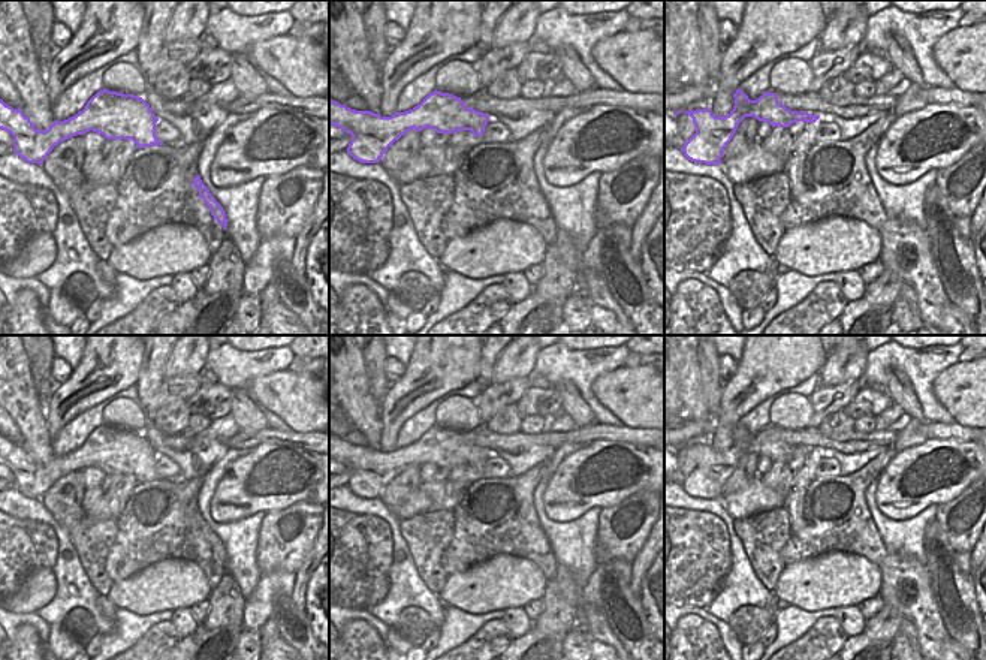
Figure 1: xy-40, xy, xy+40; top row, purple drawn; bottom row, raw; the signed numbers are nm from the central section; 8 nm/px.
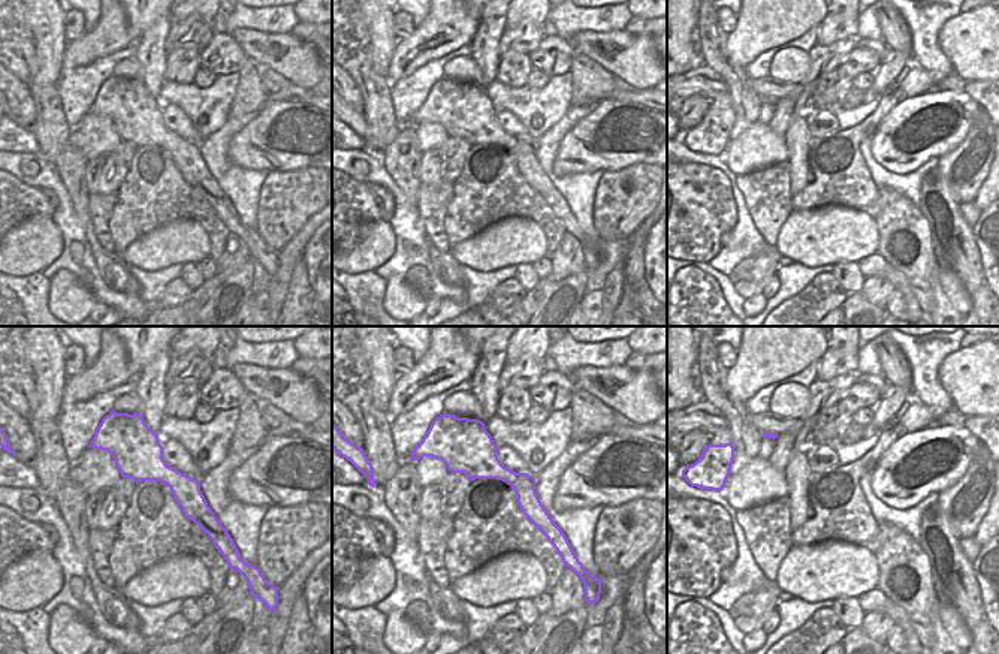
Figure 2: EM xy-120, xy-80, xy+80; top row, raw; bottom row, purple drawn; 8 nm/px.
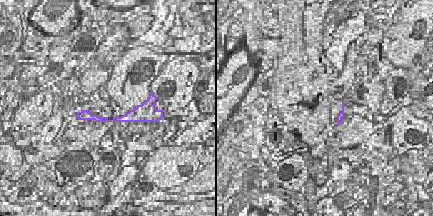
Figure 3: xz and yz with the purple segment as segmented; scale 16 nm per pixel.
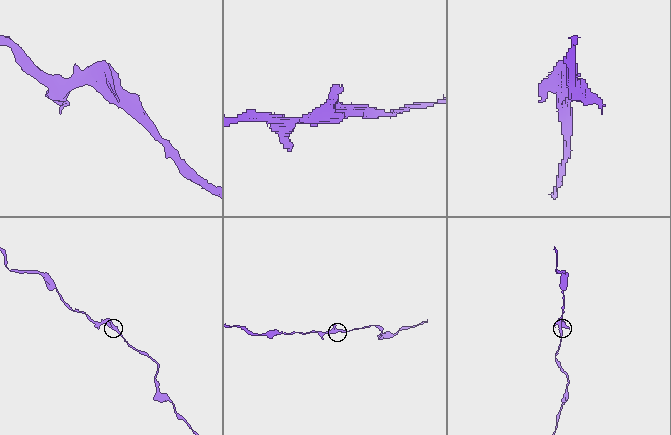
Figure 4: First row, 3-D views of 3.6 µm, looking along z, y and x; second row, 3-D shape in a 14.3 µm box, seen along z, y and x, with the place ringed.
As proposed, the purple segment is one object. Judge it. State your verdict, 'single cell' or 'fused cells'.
single cell

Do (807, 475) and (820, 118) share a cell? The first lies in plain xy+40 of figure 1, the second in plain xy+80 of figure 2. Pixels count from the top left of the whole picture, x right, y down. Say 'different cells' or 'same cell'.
different cells

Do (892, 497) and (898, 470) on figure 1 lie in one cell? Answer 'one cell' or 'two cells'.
one cell

